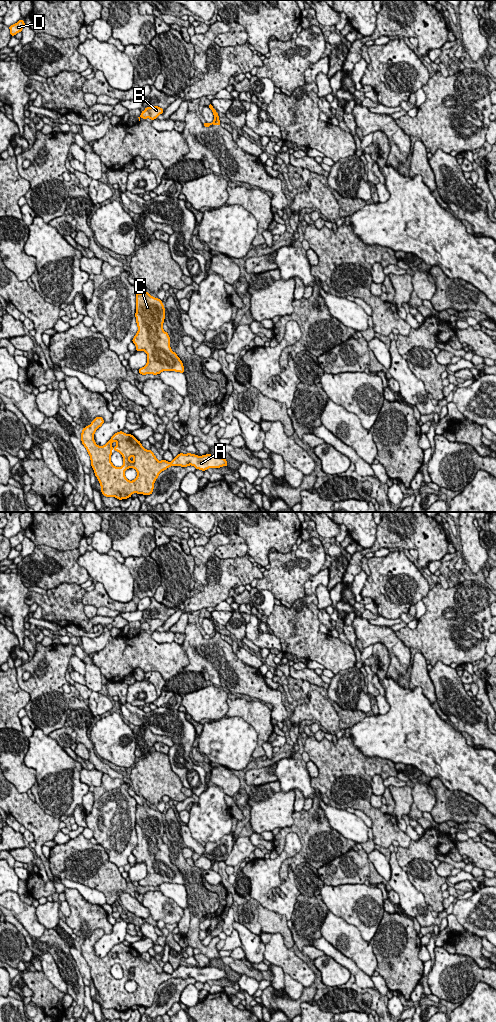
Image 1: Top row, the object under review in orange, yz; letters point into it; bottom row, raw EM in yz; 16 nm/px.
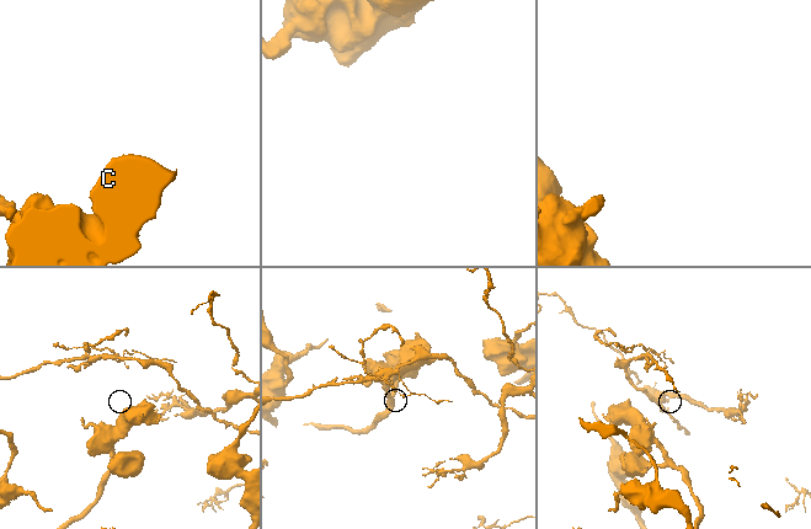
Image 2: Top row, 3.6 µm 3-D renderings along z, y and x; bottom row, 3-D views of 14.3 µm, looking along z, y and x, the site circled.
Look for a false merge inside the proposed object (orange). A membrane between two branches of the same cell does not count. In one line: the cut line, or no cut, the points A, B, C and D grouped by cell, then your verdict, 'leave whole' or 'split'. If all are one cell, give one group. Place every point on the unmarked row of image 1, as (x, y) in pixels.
yz (214, 630), (216, 632), (215, 635) | A B C / D | split

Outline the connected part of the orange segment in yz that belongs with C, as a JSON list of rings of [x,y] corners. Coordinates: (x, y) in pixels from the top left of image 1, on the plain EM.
[[[147,803],[136,805],[136,835],[138,843],[132,854],[136,863],[145,863],[147,876],[138,881],[142,887],[160,886],[162,883],[184,885],[180,870],[170,859],[170,849],[163,842],[165,820],[162,813]]]

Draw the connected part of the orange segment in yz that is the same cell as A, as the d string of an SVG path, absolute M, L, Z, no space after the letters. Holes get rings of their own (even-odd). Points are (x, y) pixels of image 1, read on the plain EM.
M102 929L94 930L89 938L82 941L81 953L90 968L91 978L105 1009L122 1012L130 1010L133 1005L151 1007L159 986L171 978L192 977L202 983L228 978L225 970L211 966L198 968L179 965L171 974L164 971L158 973L151 962L145 961L132 946L123 943L113 946L104 958L99 958L95 955L94 945L103 935ZM113 962L122 967L122 979L115 979L111 974ZM129 980L137 983L133 993L125 989L125 982Z

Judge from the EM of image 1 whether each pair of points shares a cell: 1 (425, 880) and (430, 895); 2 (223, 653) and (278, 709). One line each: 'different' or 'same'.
1: same
2: same

